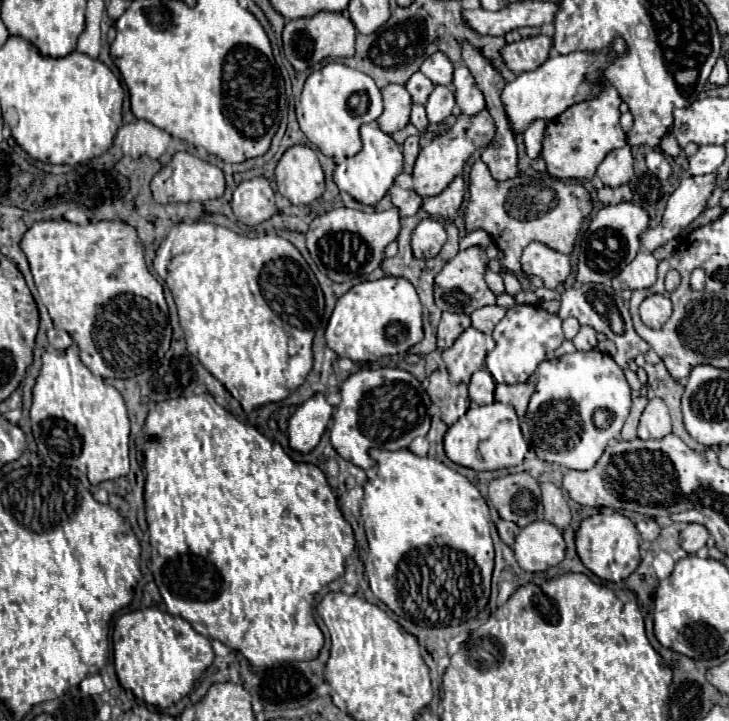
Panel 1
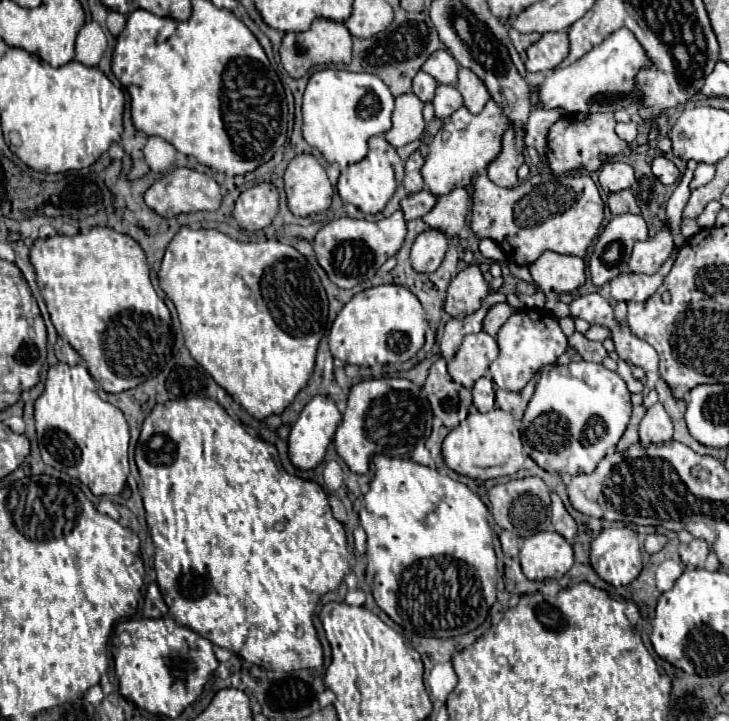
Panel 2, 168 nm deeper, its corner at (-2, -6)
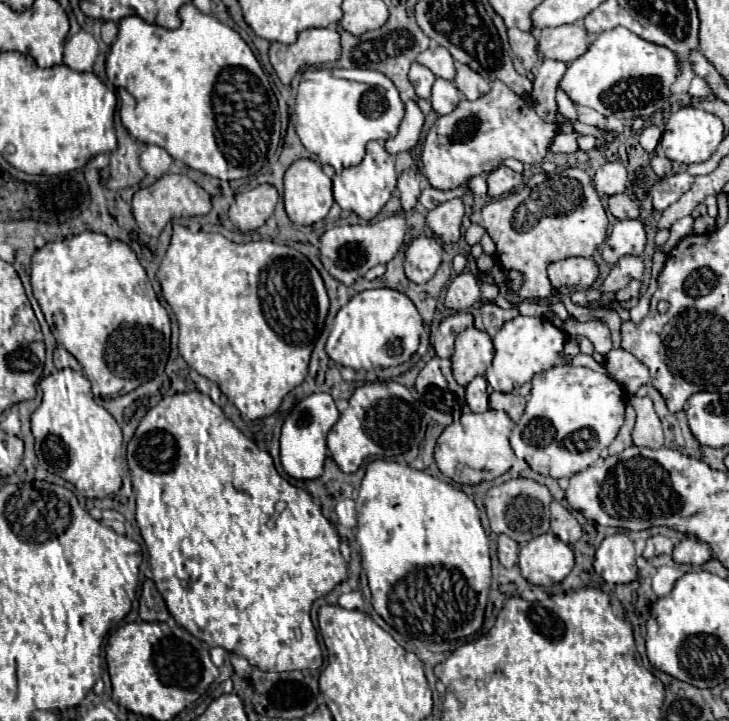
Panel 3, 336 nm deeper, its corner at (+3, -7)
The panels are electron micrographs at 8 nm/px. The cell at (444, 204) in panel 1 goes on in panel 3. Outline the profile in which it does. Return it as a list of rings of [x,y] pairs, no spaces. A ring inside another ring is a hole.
[[[451,199],[427,213],[427,225],[443,243],[457,243],[461,237],[461,219],[463,219],[463,201]]]

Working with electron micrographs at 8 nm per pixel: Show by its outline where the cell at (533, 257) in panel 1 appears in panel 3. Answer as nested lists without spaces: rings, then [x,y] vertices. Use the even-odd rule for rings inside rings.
[[[569,257],[559,263],[551,263],[549,279],[555,289],[563,285],[591,287],[599,277],[599,267],[591,257]]]

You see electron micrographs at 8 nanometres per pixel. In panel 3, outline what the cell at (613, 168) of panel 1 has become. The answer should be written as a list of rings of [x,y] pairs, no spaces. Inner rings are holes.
[[[605,163],[597,169],[593,183],[595,183],[597,193],[617,195],[617,193],[625,192],[630,185],[630,180],[628,179],[627,169],[621,163]]]

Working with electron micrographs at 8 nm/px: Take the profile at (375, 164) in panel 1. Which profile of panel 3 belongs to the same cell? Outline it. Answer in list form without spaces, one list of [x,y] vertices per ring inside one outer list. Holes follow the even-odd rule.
[[[369,141],[363,161],[355,167],[343,169],[343,173],[341,173],[343,187],[333,189],[335,201],[341,209],[353,211],[361,219],[373,219],[383,209],[383,205],[389,201],[389,197],[395,189],[395,179],[397,177],[395,177],[395,171],[393,171],[393,157],[385,151],[381,141]]]

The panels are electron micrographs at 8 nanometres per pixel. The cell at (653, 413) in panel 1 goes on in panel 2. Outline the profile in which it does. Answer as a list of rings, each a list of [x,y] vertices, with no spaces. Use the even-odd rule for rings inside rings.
[[[656,402],[646,410],[646,416],[640,422],[640,442],[642,444],[660,444],[672,440],[672,420],[664,406]]]

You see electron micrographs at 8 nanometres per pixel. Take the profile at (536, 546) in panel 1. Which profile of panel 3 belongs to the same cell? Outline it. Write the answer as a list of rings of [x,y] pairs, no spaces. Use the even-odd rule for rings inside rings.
[[[545,533],[531,539],[519,553],[521,575],[533,585],[561,583],[575,565],[573,551],[557,535]]]

